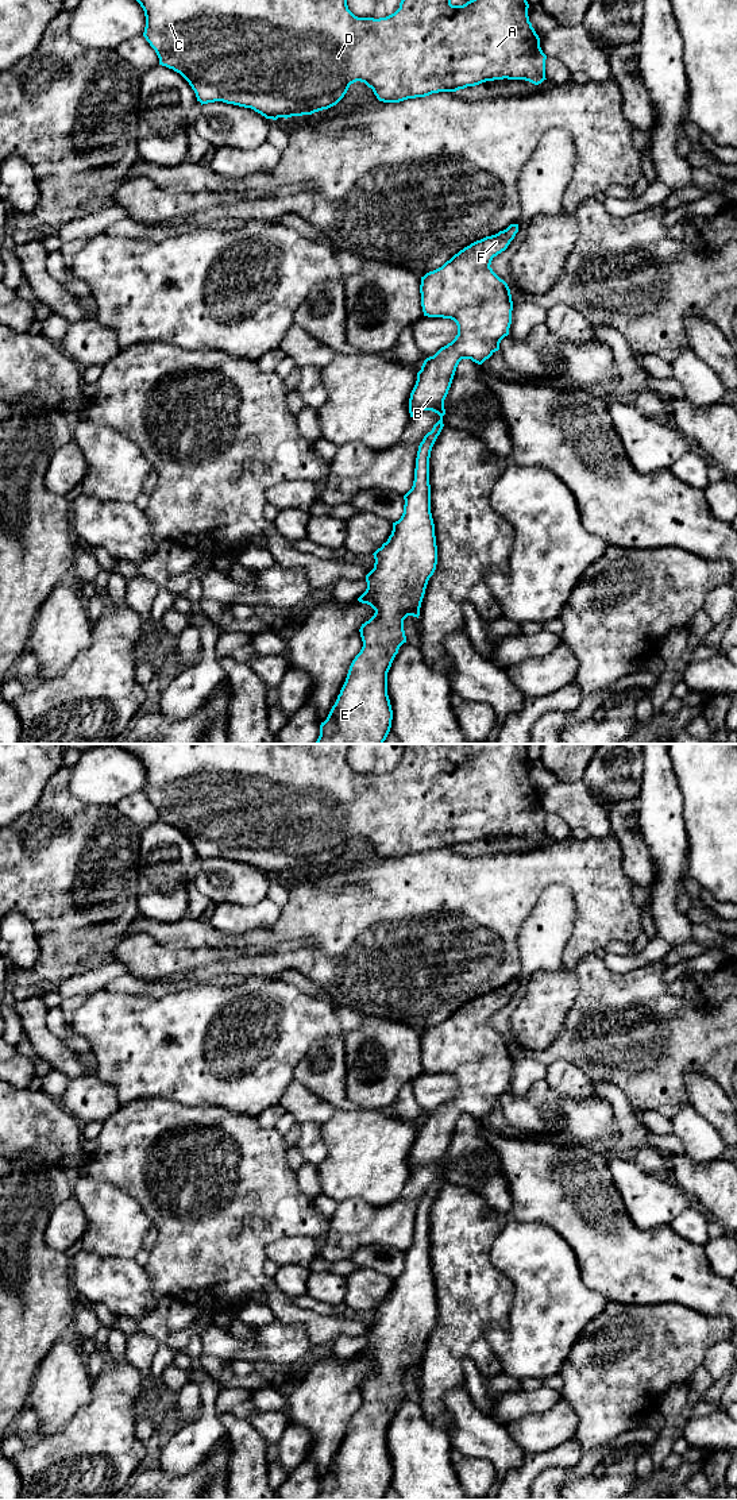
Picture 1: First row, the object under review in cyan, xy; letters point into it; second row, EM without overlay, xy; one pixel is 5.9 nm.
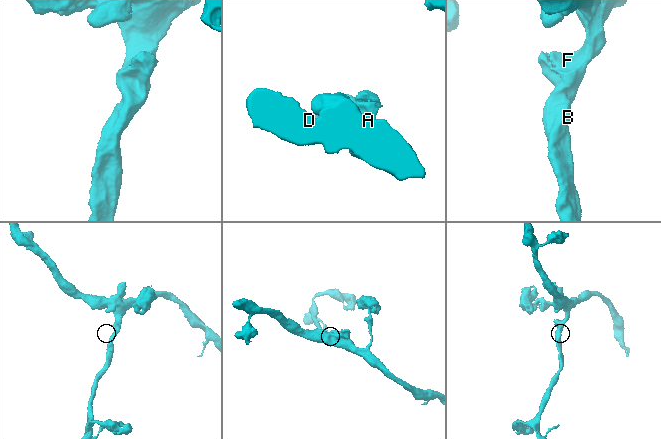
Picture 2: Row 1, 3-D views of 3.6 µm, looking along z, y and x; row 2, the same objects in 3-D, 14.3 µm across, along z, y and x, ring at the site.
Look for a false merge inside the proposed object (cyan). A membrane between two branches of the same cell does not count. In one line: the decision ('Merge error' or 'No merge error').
No merge error

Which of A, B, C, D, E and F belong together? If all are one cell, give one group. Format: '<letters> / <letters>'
A B C D E F

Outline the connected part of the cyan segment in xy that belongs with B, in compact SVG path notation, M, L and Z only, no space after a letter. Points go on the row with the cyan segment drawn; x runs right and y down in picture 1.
M510 224L495 235L471 243L441 267L421 277L420 293L424 316L454 320L458 325L458 335L433 356L424 360L410 393L409 413L414 417L422 410L432 410L440 416L440 420L418 446L414 481L412 489L404 495L401 518L393 523L387 541L373 554L374 568L366 575L367 589L358 601L370 605L375 613L359 629L363 647L352 660L327 720L321 722L320 736L315 744L383 744L390 732L393 710L387 695L387 672L400 647L406 643L404 620L408 616L418 618L428 581L437 564L435 524L431 513L431 451L444 427L444 400L459 362L471 359L482 365L499 350L501 340L509 335L513 311L510 289L490 265L494 257L508 248L517 232L518 224Z

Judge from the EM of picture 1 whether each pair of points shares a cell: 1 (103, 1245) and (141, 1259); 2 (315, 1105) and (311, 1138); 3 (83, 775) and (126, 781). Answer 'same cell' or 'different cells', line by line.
1: different cells
2: different cells
3: same cell

